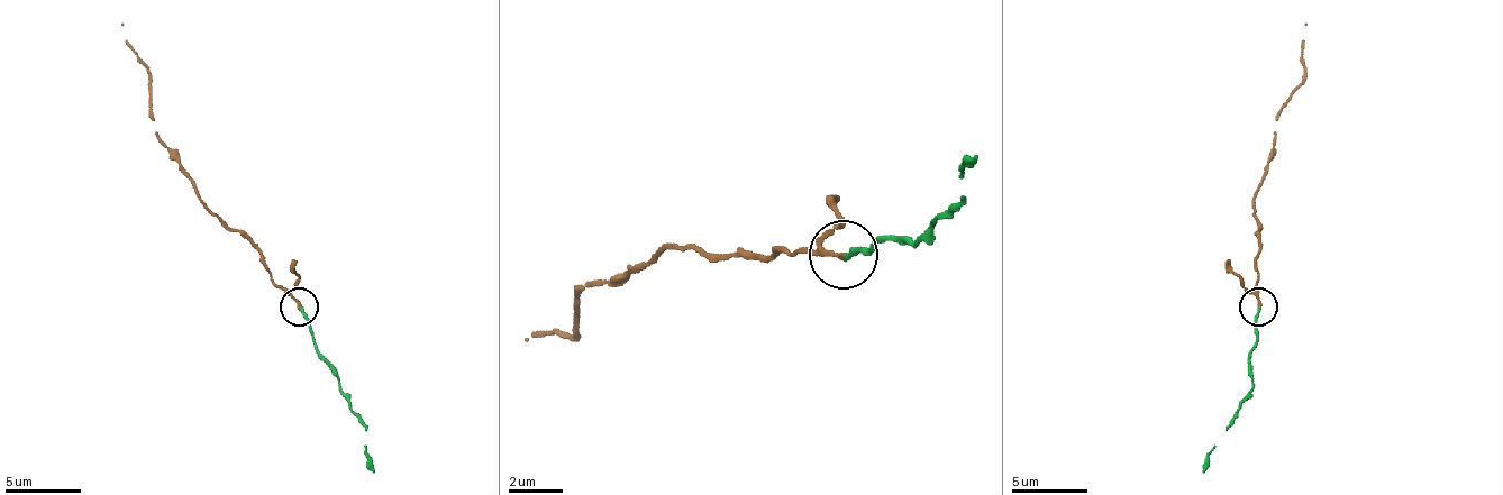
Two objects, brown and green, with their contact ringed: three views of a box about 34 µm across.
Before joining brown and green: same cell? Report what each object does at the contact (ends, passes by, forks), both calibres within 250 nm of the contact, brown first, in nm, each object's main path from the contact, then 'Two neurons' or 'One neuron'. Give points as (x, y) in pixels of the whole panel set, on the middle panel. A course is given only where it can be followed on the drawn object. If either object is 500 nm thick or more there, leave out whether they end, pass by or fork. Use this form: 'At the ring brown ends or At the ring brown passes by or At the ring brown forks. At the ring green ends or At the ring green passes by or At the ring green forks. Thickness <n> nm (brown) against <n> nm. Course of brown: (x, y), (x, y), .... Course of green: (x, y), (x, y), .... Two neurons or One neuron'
At the ring brown ends. At the ring green ends. Thickness 180 nm (brown) against 180 nm. Course of brown: (841, 253), (793, 253), (766, 259), (671, 246), (575, 293), (575, 335), (528, 341). Course of green: (848, 253), (868, 253), (882, 239), (916, 246), (964, 199), (977, 157). One neuron

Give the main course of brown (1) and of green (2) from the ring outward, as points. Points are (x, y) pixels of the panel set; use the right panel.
1: (1257, 305), (1260, 248), (1254, 199), (1276, 135), (1280, 108), (1303, 81), (1306, 24)
2: (1257, 305), (1257, 347), (1249, 355), (1254, 390), (1204, 473)

